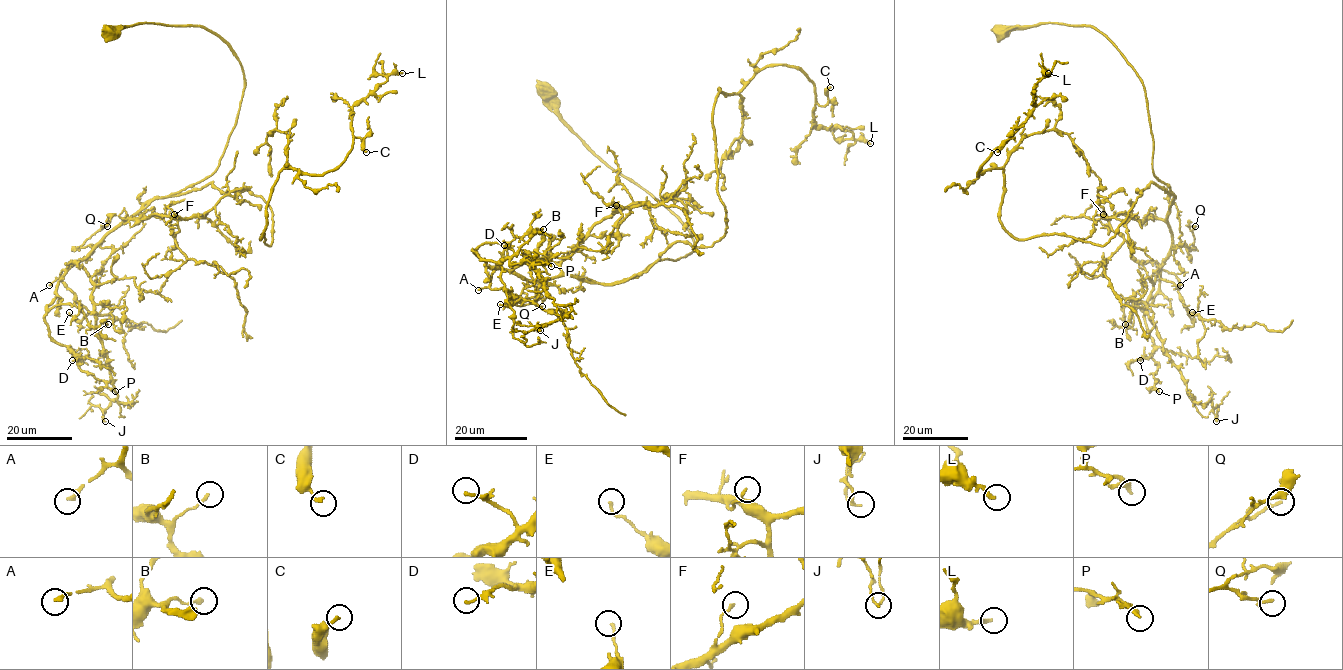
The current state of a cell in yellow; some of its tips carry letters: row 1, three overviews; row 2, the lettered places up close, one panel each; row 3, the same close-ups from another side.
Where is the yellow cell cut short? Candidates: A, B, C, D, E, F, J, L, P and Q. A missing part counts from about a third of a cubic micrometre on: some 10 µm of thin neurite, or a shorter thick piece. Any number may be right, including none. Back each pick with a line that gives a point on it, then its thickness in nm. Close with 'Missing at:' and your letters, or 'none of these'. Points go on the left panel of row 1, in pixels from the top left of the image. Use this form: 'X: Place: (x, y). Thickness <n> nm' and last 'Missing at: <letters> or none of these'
A: Place: (49, 285). Thickness 240 nm
Missing at: A

